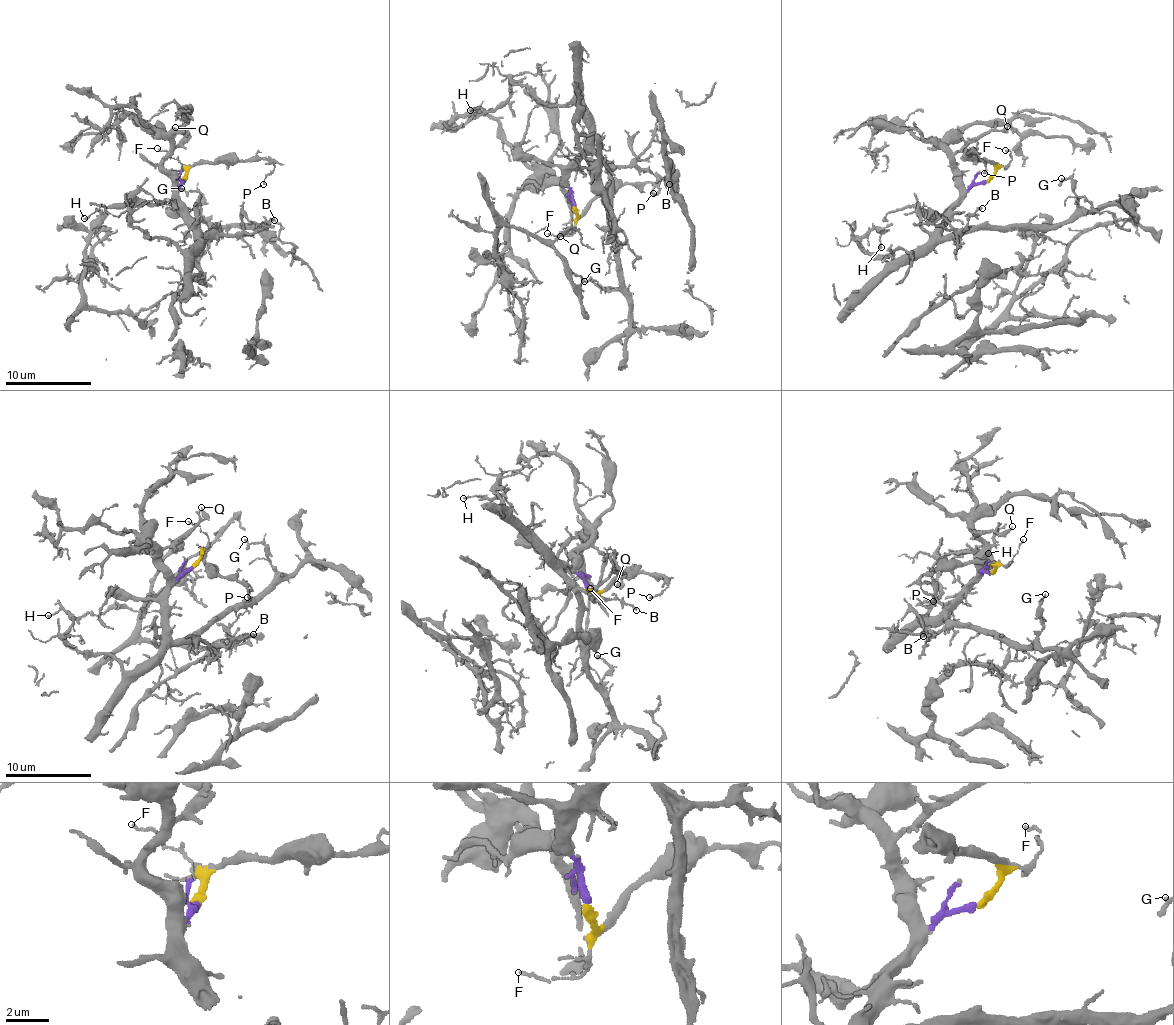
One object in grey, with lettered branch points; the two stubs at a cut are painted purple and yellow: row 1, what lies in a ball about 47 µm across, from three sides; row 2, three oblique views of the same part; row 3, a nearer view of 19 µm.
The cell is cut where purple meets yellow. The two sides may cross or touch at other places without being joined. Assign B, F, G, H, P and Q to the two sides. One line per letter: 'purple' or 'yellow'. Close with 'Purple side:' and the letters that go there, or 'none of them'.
B: purple
F: yellow
G: purple
H: purple
P: yellow
Q: purple
Purple side: B, G, H, Q

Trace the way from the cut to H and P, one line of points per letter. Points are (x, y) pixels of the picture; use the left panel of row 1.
H: (182, 181), (180, 216), (192, 227), (197, 240), (187, 250), (136, 228), (126, 204), (107, 205), (83, 218)
P: (182, 181), (194, 165), (269, 160), (274, 168), (263, 183)

